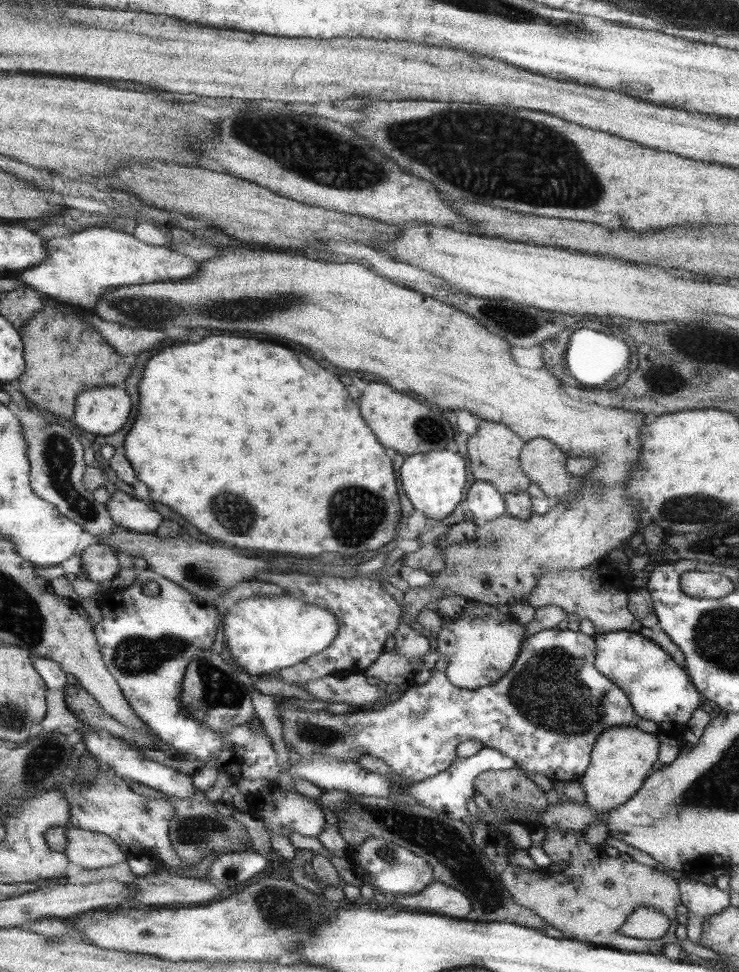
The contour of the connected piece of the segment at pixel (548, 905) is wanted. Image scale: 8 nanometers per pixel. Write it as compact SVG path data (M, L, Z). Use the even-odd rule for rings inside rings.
M545 828L546 835L541 843L546 855L550 857L553 864L561 861L569 862L562 872L532 871L532 868L507 865L499 869L499 882L504 884L506 890L512 895L518 905L528 908L536 916L540 916L548 925L563 932L563 936L574 941L584 942L596 947L610 947L626 952L654 953L663 952L668 944L677 943L676 928L678 917L676 907L681 904L679 884L672 877L664 874L661 868L654 868L638 863L637 861L624 861L619 857L609 856L600 846L589 845L585 834L576 834L568 830L558 828ZM648 906L662 912L670 920L670 928L665 936L656 939L634 939L623 936L620 927L626 922L628 916L638 907Z

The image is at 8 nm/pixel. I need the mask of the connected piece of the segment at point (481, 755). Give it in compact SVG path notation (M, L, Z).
M483 746L476 755L467 758L457 758L446 771L433 776L431 779L416 782L404 788L406 795L412 795L416 804L424 805L438 813L447 814L452 820L464 820L468 815L466 800L474 798L475 778L486 771L503 771L516 767L516 761L504 756L499 750Z

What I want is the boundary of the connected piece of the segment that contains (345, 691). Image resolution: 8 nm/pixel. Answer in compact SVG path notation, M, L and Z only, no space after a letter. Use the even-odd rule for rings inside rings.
M362 672L350 673L343 677L326 675L318 680L299 684L299 688L312 694L316 700L346 702L346 704L354 704L354 706L373 704L376 700L389 701L391 693L391 689L384 685L368 684L367 678Z

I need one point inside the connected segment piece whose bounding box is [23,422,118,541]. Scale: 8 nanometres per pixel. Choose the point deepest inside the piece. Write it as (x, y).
(57, 455)

